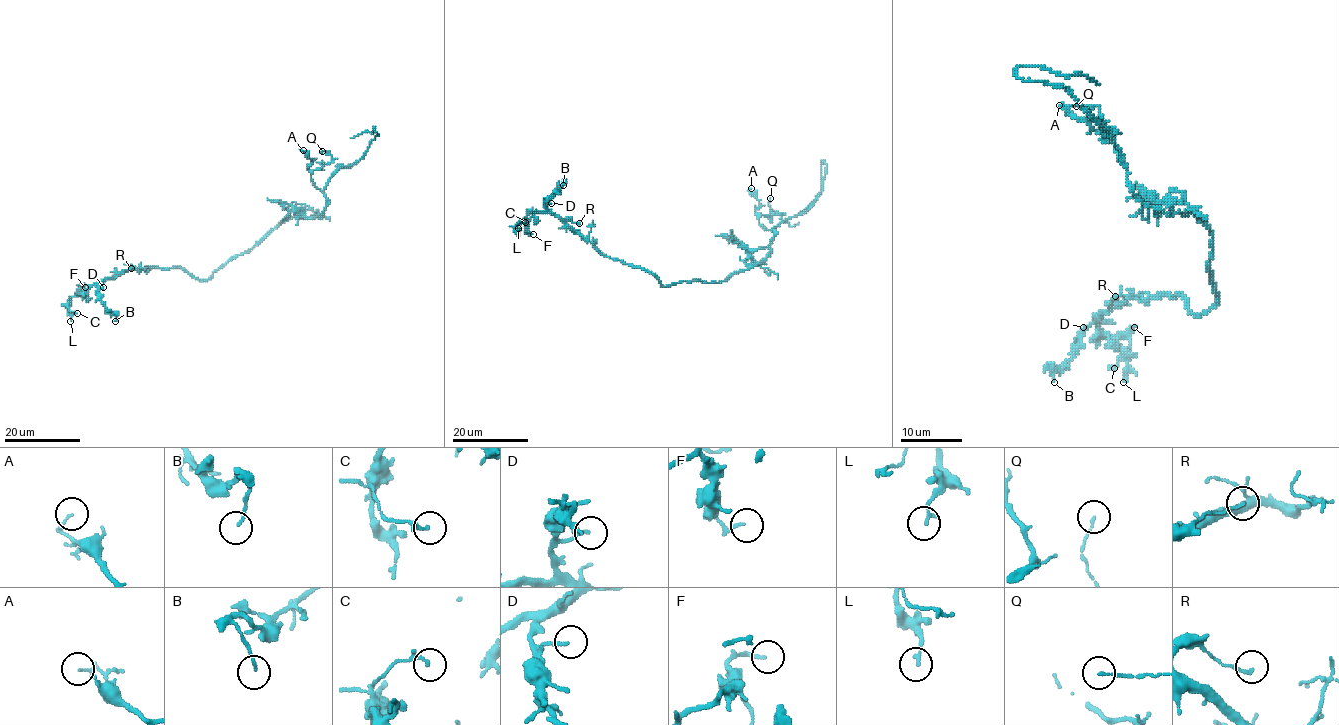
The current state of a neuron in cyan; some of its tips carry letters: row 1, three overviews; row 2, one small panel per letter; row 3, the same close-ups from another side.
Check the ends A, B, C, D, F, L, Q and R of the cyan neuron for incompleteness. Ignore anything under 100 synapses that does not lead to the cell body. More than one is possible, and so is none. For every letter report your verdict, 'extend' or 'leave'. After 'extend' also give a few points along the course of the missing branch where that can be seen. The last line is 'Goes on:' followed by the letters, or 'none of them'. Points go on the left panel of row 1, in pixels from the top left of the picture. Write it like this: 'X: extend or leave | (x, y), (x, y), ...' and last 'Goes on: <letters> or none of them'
A: leave
B: leave
C: leave
D: leave
F: leave
L: leave
Q: leave
R: leave
Goes on: none of them

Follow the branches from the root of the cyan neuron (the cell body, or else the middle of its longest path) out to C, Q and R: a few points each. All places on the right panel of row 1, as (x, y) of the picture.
C: (1212, 233), (1218, 301), (1201, 315), (1181, 295), (1118, 302), (1097, 319), (1097, 336), (1121, 348), (1114, 368)
Q: (1212, 233), (1193, 214), (1166, 214), (1146, 206), (1128, 181), (1115, 146), (1103, 140), (1099, 108), (1076, 106)
R: (1212, 233), (1209, 269), (1218, 301), (1201, 315), (1195, 315), (1181, 295), (1134, 296), (1112, 307), (1115, 296)

